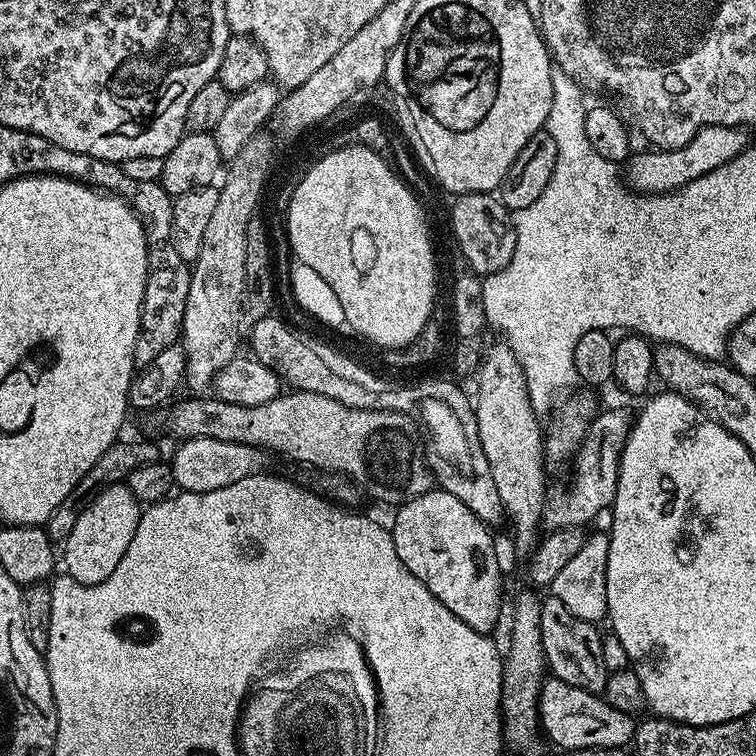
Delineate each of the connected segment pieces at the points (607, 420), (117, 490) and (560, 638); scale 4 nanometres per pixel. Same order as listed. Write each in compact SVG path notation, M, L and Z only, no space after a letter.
M612 408L609 412L601 411L592 417L591 424L588 425L588 433L580 443L580 449L576 451L574 459L571 461L572 485L568 492L553 487L544 505L543 527L548 530L559 530L561 528L578 528L588 526L588 523L595 518L599 512L607 513L612 507L616 497L616 487L618 486L618 470L620 469L620 455L624 449L624 443L628 437L628 432L632 428L632 420L620 408Z
M127 483L112 484L103 488L81 512L75 513L70 534L62 541L62 568L74 582L79 584L101 584L114 574L122 554L134 539L134 530L138 530L141 501L136 499Z
M551 594L540 601L540 633L544 647L544 659L551 675L566 682L572 688L584 692L603 693L608 681L608 667L602 662L601 633L596 624L570 614L569 608Z

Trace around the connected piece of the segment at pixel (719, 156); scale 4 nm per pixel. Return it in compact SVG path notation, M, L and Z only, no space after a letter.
M710 124L700 128L681 148L665 148L663 150L637 151L629 155L626 161L626 184L633 192L641 194L659 194L672 192L676 188L694 182L694 178L702 178L702 174L710 174L710 170L718 170L731 160L741 159L745 155L744 147L748 144L749 133L743 128L730 126L714 126Z

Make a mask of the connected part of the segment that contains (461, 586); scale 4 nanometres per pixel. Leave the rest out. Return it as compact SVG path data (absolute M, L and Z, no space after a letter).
M443 490L408 500L395 512L390 531L402 566L406 566L450 614L462 618L462 622L474 630L491 633L491 628L500 620L500 599L504 596L500 556L492 541L493 529L483 524L466 502L458 502L454 494Z

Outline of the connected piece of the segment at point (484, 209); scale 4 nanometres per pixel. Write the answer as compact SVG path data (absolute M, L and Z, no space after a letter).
M471 192L457 197L453 203L450 231L473 272L486 277L504 269L512 261L514 245L517 242L511 209L505 207L497 195L487 192Z

